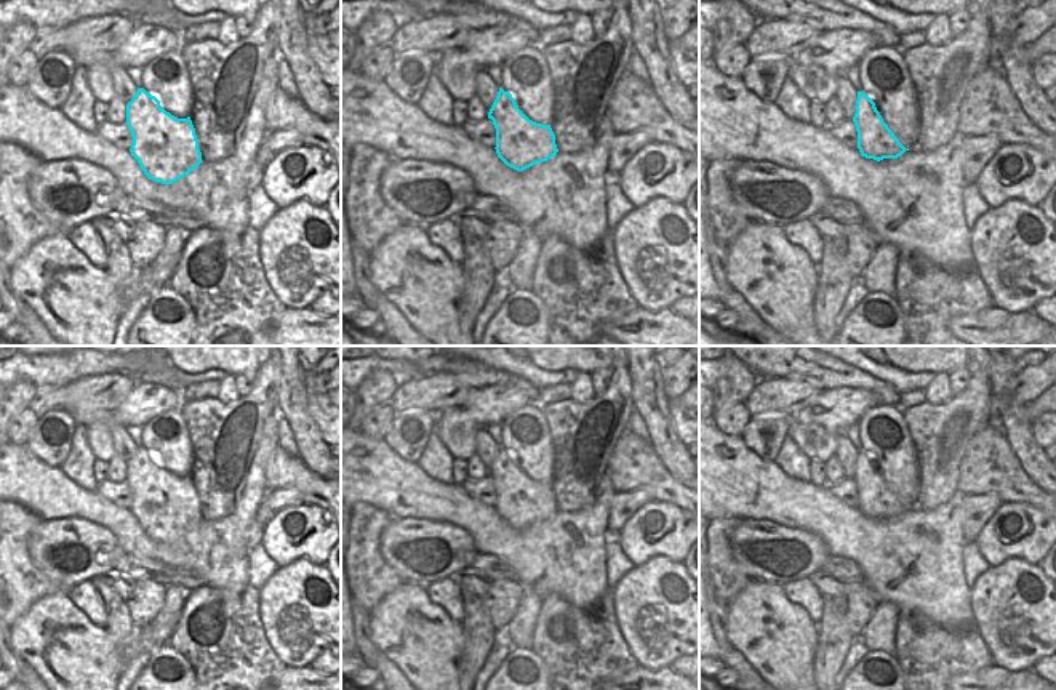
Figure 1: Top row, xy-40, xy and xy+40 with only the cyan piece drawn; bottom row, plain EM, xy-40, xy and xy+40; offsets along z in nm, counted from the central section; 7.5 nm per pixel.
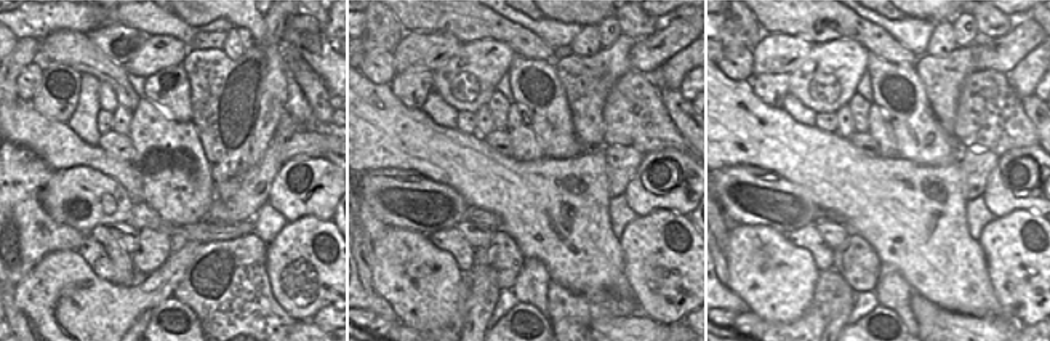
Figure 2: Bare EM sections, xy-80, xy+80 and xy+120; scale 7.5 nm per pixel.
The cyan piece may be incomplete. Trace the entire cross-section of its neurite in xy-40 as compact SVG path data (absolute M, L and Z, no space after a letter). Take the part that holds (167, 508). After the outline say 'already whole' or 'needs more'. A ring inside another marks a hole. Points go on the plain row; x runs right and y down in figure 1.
M144 447L126 463L126 483L133 495L130 511L155 541L173 543L203 520L190 475L171 474Z; already whole

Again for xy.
M502 447L498 450L488 477L496 487L496 512L507 525L523 530L557 514L550 483L530 479L512 453Z; already whole

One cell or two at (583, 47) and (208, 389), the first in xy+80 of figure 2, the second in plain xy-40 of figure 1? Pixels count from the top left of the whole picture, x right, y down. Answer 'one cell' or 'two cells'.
two cells

